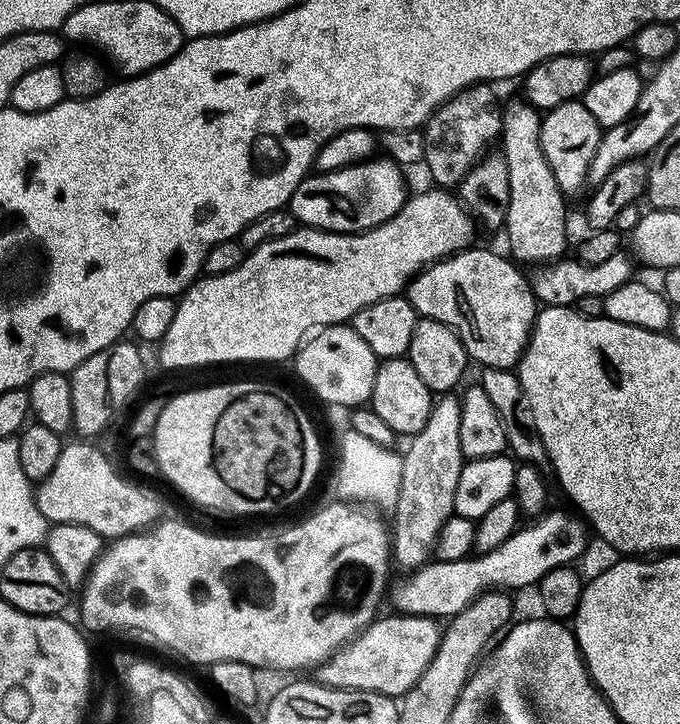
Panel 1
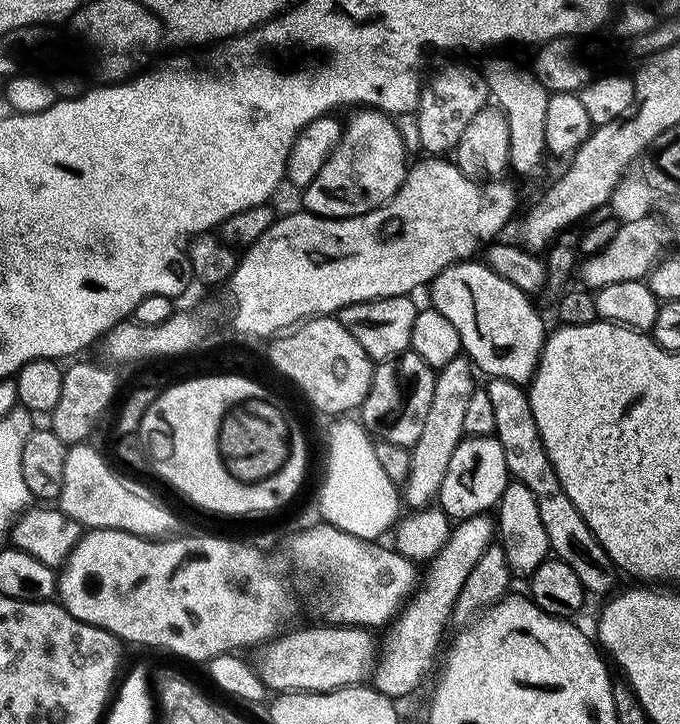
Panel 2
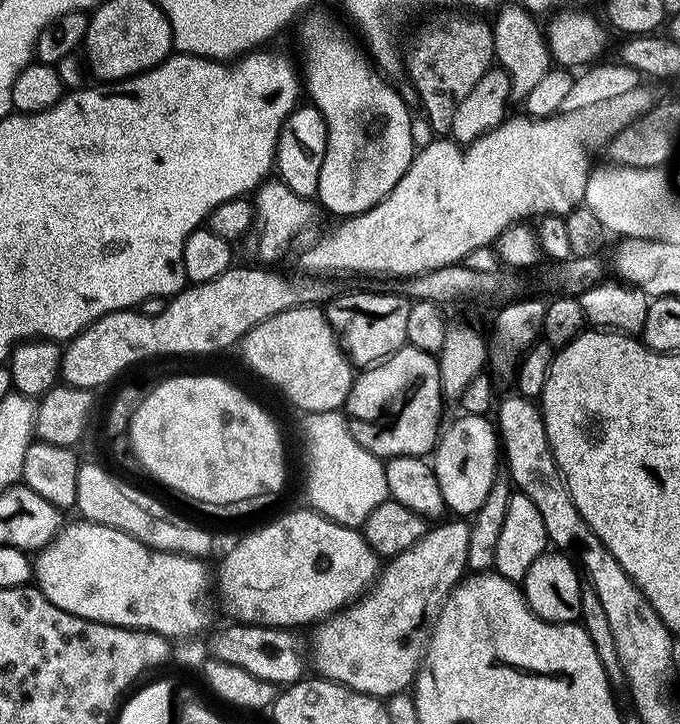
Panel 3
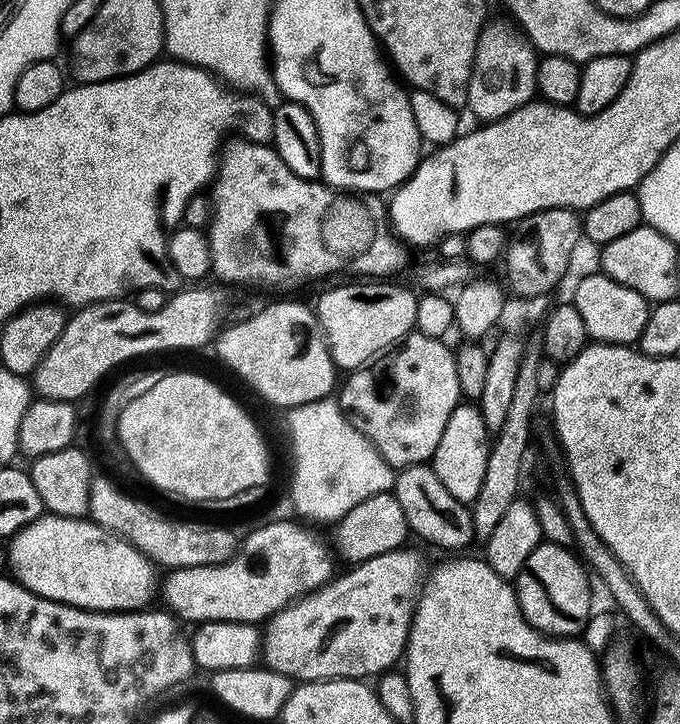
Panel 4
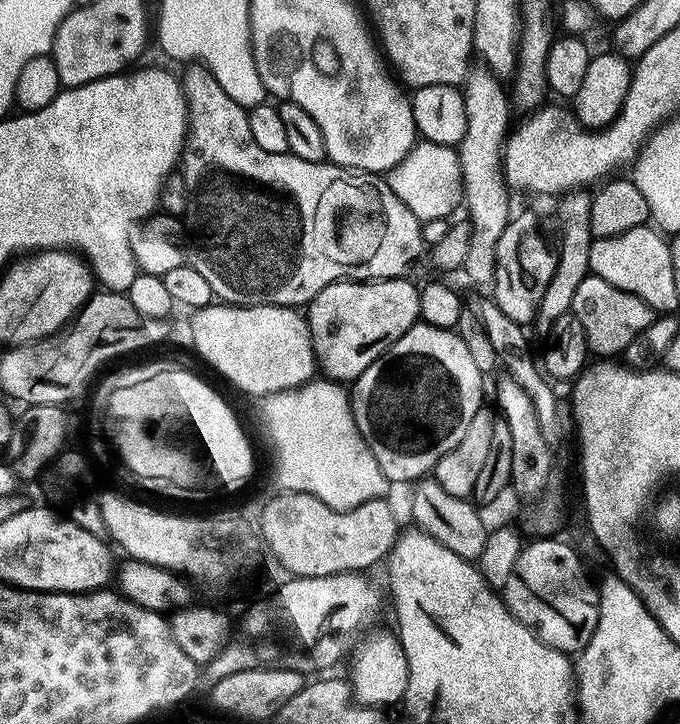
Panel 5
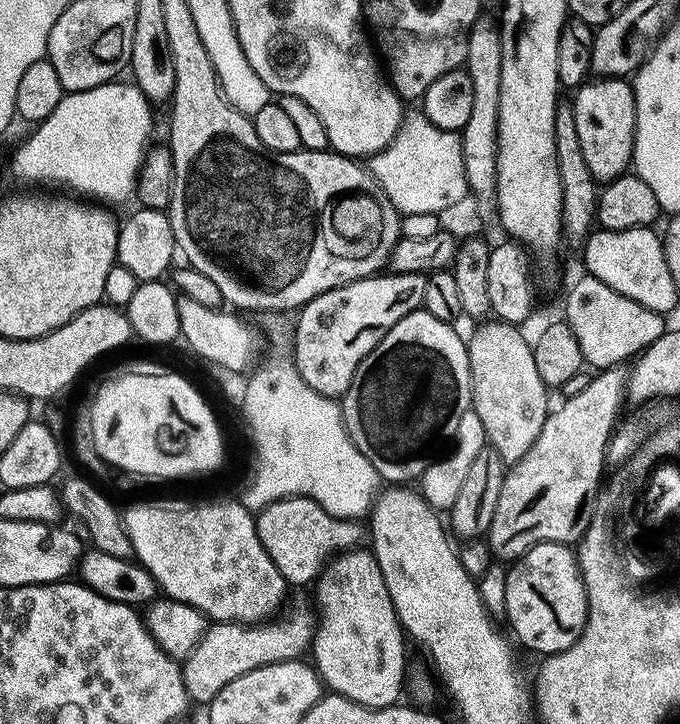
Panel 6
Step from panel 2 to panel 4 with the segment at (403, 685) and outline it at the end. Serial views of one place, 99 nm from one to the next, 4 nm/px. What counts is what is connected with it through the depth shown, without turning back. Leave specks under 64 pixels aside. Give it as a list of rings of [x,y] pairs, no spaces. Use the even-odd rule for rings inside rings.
[[[411,546],[395,548],[386,554],[378,554],[378,558],[370,558],[360,564],[353,564],[347,570],[349,572],[342,573],[343,571],[341,571],[339,574],[333,575],[327,584],[323,584],[315,592],[309,592],[308,595],[301,596],[293,604],[286,605],[281,612],[276,612],[263,625],[262,660],[267,667],[272,668],[276,672],[281,672],[284,676],[292,677],[293,681],[311,682],[314,680],[364,680],[369,678],[368,676],[376,678],[389,670],[395,669],[401,663],[408,646],[412,611],[416,609],[416,597],[420,595],[420,589],[426,579],[423,554],[415,552]]]

